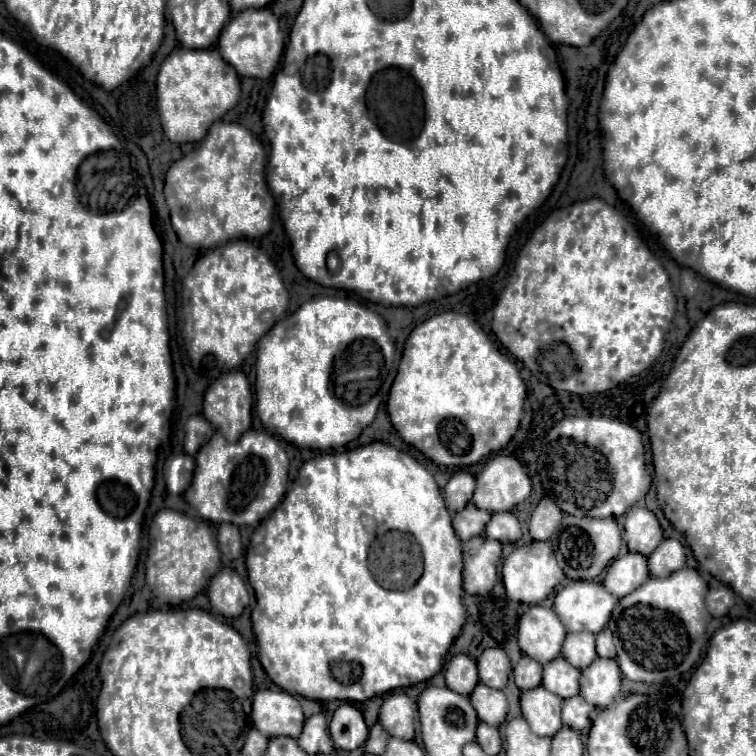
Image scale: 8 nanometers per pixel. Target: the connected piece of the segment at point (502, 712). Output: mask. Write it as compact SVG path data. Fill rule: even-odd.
M478 683L476 689L472 691L470 699L472 699L472 705L476 707L480 721L498 727L506 719L508 701L506 701L506 695L502 691L492 689L484 683Z

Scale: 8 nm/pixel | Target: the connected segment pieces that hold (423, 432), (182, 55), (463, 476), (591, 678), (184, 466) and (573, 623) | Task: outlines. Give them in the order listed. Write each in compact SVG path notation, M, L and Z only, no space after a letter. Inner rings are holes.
M453 310L430 317L410 333L394 380L379 389L400 437L444 467L468 467L504 449L520 425L526 401L526 385L515 362L500 353L474 318Z
M178 47L160 65L156 95L166 137L174 143L194 143L208 133L214 121L224 117L238 103L240 77L236 69L222 59L216 47L208 51L188 51Z
M456 473L444 487L444 501L450 513L462 511L468 501L472 499L472 491L474 491L474 477L470 473Z
M598 657L580 677L580 695L596 707L608 707L620 693L622 673L614 659Z
M176 454L169 457L164 464L164 480L169 493L180 495L189 486L194 470L195 460L188 454Z
M574 581L554 599L554 611L564 623L568 633L592 631L600 633L616 605L616 597L610 595L602 583Z

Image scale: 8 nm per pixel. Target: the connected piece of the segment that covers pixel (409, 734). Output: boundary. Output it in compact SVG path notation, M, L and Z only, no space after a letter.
M392 693L380 707L382 727L398 739L414 739L414 701L406 693Z

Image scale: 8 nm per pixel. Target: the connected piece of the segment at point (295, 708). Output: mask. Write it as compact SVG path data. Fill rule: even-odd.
M256 691L252 699L252 723L268 737L298 737L304 727L304 713L296 697L286 691Z

